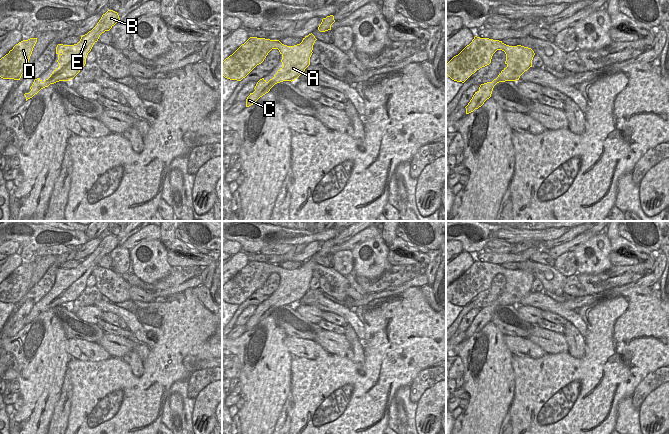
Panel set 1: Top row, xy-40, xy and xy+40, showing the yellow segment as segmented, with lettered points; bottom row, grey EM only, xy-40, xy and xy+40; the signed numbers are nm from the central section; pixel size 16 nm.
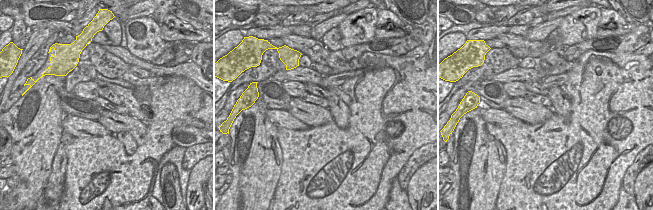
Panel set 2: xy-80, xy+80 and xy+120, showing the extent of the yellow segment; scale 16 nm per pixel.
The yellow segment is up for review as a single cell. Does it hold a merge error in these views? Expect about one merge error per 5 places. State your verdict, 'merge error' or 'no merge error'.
no merge error

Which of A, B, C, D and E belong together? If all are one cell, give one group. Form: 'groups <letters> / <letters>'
groups A B C D E

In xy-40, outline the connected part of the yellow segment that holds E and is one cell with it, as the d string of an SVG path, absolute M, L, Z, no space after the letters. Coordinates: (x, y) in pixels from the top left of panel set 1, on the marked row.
M108 10L102 15L97 25L87 34L81 36L80 41L74 45L58 44L56 54L58 55L59 67L56 68L44 82L37 78L34 80L31 91L25 93L26 101L37 94L41 89L59 81L73 79L86 64L86 58L95 42L105 31L109 31L120 20L117 12Z

